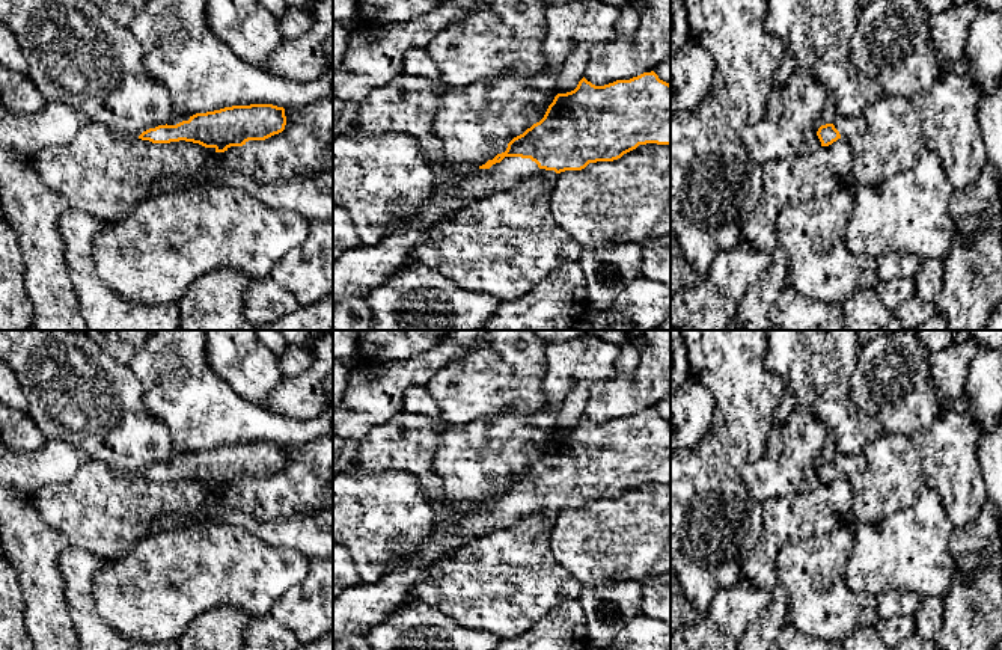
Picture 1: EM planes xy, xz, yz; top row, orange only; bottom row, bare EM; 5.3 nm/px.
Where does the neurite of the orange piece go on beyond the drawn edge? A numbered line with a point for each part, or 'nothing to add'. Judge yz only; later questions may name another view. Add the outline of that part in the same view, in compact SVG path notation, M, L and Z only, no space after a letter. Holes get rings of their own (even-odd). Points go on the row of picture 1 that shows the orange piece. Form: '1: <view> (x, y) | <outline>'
1: yz (849, 127) | M838 116L833 121L835 128L839 131L842 139L853 139L866 128L865 119L862 116L844 118Z

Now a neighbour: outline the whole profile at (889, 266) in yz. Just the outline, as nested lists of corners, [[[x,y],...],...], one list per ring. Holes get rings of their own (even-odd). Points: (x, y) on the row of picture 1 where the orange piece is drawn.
[[[886,252],[874,259],[874,267],[881,281],[915,277],[922,258],[903,252]]]

